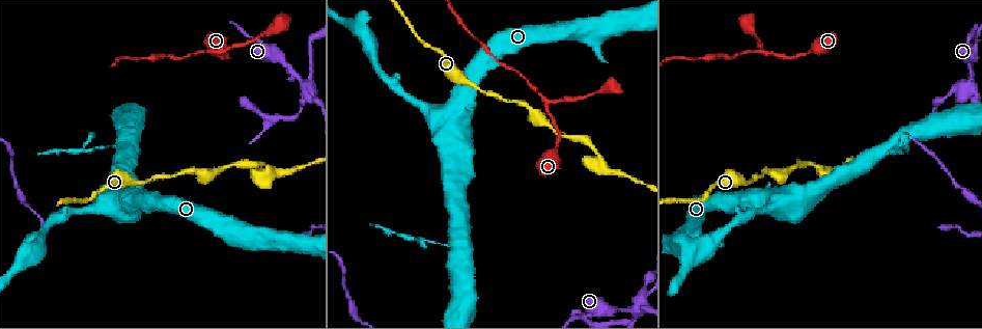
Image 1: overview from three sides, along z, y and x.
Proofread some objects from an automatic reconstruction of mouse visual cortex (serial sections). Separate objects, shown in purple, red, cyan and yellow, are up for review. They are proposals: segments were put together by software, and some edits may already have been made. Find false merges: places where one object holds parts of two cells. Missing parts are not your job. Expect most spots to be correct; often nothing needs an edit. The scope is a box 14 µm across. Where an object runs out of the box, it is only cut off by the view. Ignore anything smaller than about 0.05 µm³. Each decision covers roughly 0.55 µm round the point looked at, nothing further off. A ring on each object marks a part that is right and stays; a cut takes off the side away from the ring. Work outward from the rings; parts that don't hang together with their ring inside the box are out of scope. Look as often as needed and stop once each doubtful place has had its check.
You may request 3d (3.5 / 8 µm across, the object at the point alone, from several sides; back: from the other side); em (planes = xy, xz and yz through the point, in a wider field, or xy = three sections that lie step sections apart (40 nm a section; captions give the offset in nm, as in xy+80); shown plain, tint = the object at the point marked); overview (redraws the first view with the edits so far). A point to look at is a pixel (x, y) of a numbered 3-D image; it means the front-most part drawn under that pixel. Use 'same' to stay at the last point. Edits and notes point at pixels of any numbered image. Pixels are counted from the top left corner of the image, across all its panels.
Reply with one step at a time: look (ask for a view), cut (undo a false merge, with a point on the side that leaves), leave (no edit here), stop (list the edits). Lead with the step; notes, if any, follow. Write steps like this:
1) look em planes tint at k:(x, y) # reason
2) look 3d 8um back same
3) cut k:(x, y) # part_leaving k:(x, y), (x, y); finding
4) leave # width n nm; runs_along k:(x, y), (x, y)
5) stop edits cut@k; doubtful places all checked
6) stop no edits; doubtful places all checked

look 3d 8um back at 1:(638, 309) # looks like a crossing

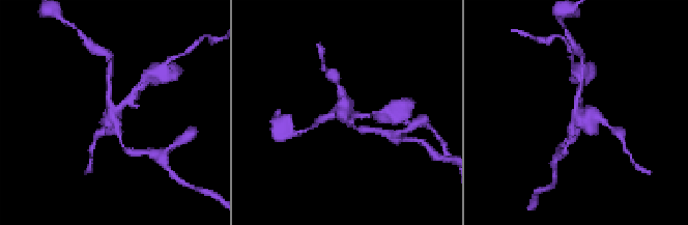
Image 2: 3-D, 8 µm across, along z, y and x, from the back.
look em planes tint at 2:(347, 111)

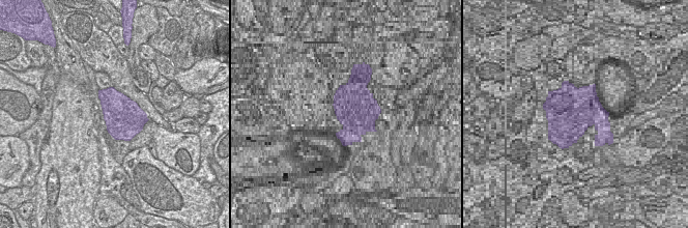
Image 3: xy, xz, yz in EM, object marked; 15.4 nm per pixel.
cut 2:(568, 141) # part_leaving 2:(573, 120), (572, 133), (564, 152); two cells meet here

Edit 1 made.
look 3d 3.5um at 1:(764, 52) # three-way junction

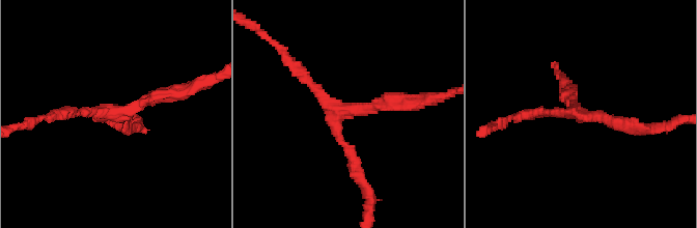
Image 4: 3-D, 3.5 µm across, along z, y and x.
look em xy step 2 tint at 4:(101, 116) # arms 3; arm_widths 150, 150, 200 nm; now the EM

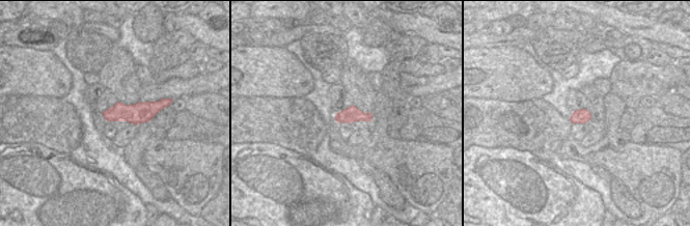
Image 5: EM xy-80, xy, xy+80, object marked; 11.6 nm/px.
leave # all the same cell

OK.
look 3d 8um at 1:(92, 147) # thick turns thin

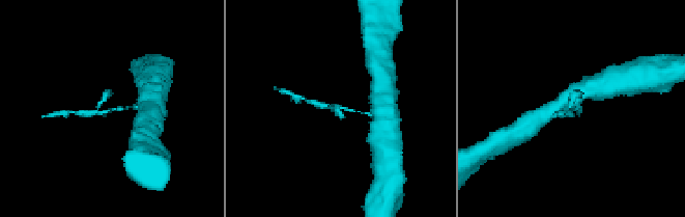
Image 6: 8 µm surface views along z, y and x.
look 3d 3.5um at 6:(571, 108)

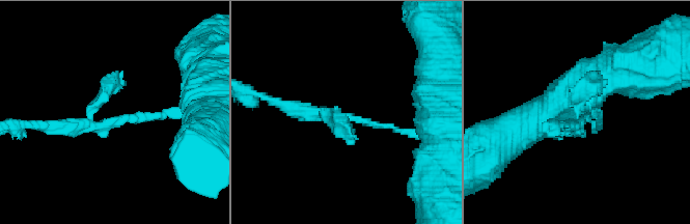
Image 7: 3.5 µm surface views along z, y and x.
look em xy step 5 tint at 7:(583, 118) # need the tissue

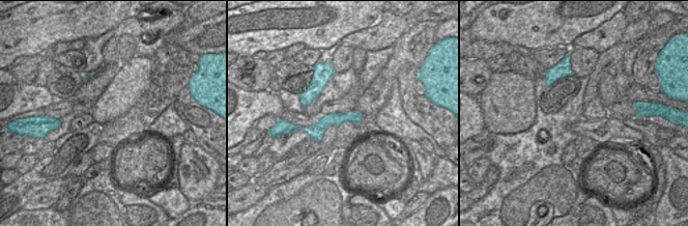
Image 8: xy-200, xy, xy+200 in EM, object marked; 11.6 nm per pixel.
leave # runs_along 7:(412, 133), (278, 104); all the same cell

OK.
look 3d 3.5um at 1:(268, 172) # arms part here

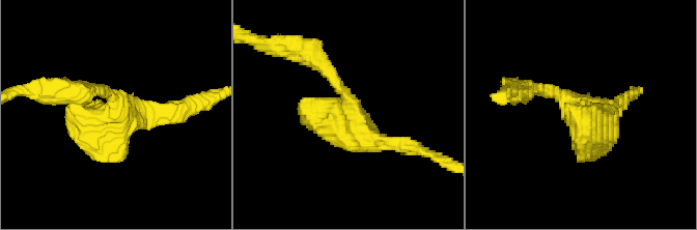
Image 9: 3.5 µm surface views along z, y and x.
look em planes tint at 9:(118, 118)

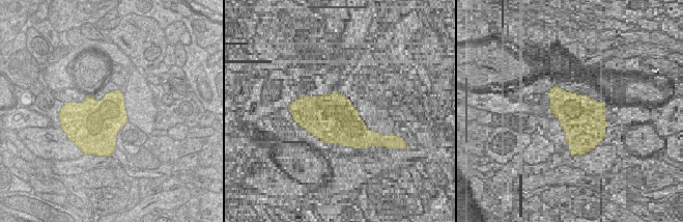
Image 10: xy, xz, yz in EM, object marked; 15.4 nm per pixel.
leave # runs_along 9:(324, 66), (359, 133), (410, 145); continuous, no second cell

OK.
stop edits cut@2; doubtful places all checked

